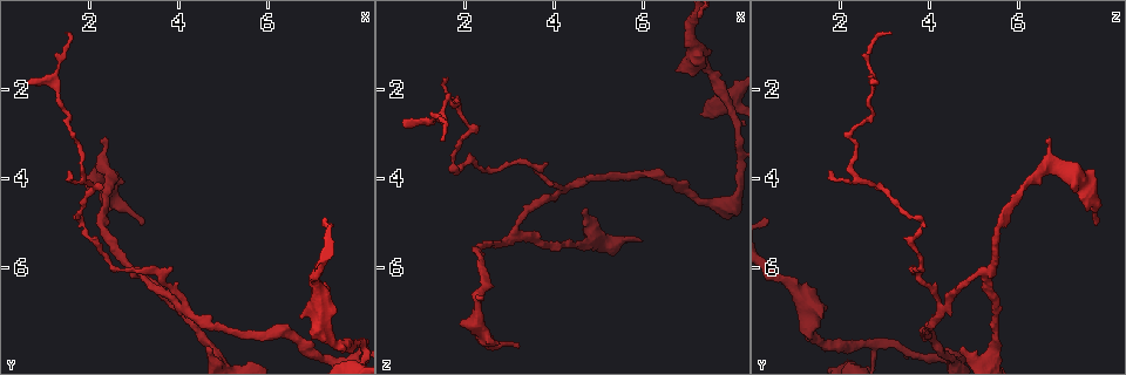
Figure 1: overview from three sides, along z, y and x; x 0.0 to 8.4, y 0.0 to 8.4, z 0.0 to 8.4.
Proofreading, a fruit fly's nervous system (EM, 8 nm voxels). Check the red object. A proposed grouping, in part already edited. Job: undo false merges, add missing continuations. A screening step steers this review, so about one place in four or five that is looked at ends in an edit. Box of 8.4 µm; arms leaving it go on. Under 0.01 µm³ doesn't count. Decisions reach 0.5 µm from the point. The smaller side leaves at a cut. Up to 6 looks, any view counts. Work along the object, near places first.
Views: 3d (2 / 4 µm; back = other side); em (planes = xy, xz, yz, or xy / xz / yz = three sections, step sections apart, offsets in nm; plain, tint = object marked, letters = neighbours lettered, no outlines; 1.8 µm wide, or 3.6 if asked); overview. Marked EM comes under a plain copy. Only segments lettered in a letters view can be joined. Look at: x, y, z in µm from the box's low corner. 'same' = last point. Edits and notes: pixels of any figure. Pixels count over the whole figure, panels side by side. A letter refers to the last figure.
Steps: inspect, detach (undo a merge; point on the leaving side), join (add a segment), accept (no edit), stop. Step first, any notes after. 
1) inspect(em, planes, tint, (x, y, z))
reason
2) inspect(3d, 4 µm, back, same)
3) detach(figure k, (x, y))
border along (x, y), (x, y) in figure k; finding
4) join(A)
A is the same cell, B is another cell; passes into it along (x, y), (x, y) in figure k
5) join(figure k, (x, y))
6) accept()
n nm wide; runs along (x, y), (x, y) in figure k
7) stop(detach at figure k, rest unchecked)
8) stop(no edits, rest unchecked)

inspect(3d, 2 µm, (1.85, 5.05, 3.85))
sharp bend

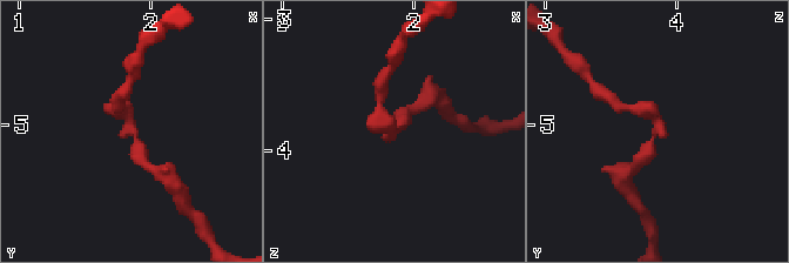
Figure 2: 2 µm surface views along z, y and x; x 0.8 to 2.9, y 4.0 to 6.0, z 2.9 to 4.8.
inspect(em, planes, tint, (1.90, 5.04, 3.82))

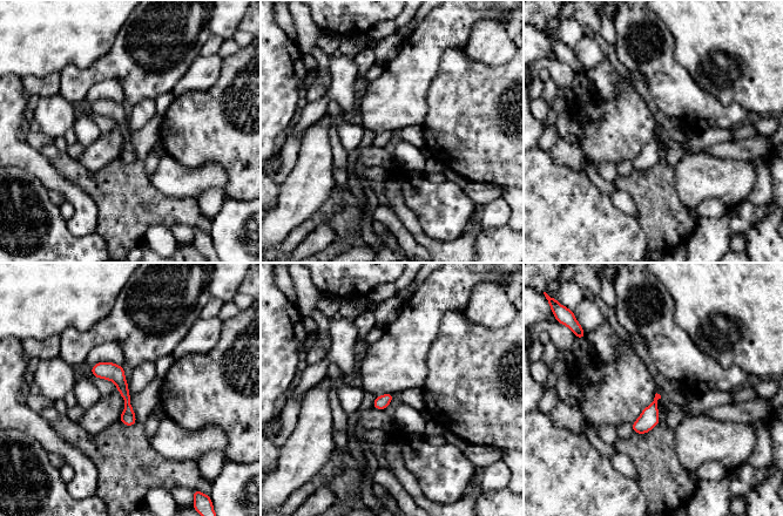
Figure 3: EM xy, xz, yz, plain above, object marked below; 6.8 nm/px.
inspect(em, planes, letters, same)
what lies round it

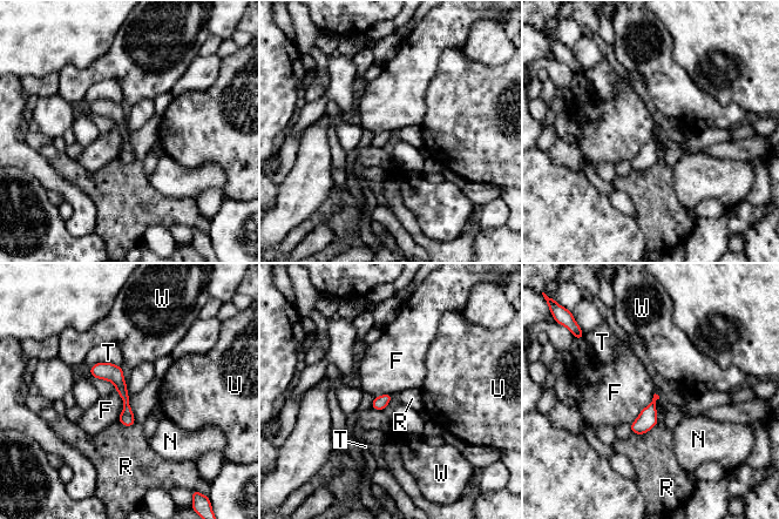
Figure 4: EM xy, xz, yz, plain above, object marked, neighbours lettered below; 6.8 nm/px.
accept()
F, N, R, T, U and W are other cells; runs along (93, 370), (120, 384), (129, 423) in figure 4; all the same neuron

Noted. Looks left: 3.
inspect(3d, 2 µm, (3.15, 6.15, 5.25))
a fork

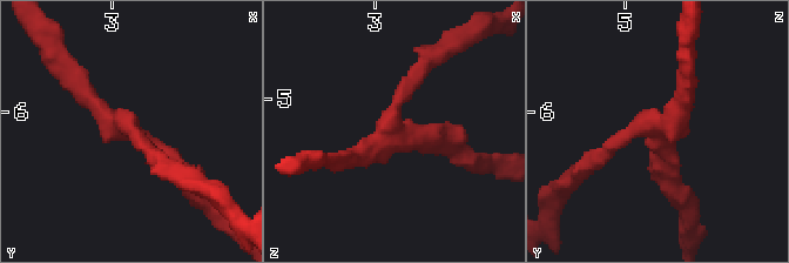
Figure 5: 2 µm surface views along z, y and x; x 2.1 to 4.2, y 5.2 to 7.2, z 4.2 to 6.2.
inspect(em, xz, step 16, tint, (3.16, 6.10, 5.22))
3 arms; shape alone is not enough

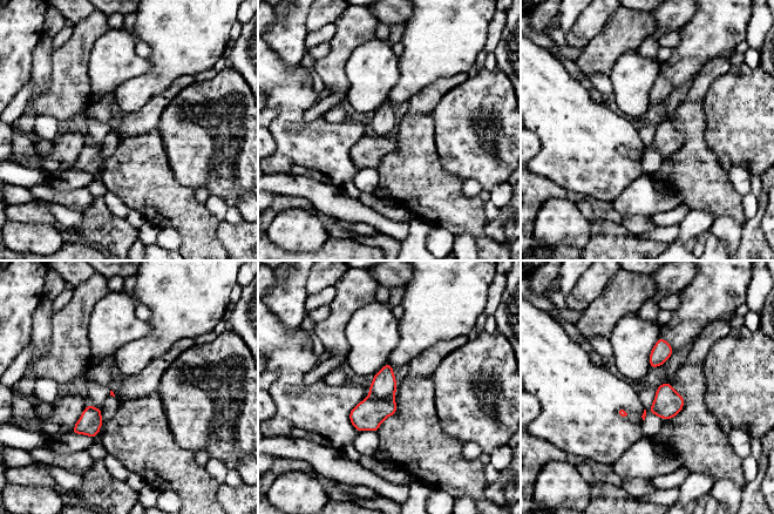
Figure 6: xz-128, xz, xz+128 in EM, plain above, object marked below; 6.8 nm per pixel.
inspect(em, planes, letters, same)
another direction

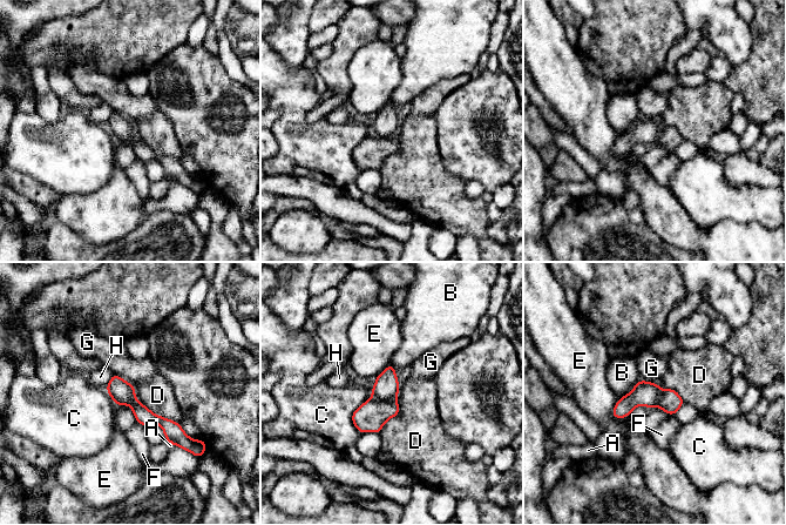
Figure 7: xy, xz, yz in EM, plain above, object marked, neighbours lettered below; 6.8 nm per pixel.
detach(figure 7, (371, 416))
D touches over 400 nm; A, B, C, D, E, F, G and H are other cells; border along (372, 396), (379, 399), (394, 398) in figure 7; two neurons meet here

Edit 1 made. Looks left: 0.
stop(detach at figure 7, rest unchecked)

